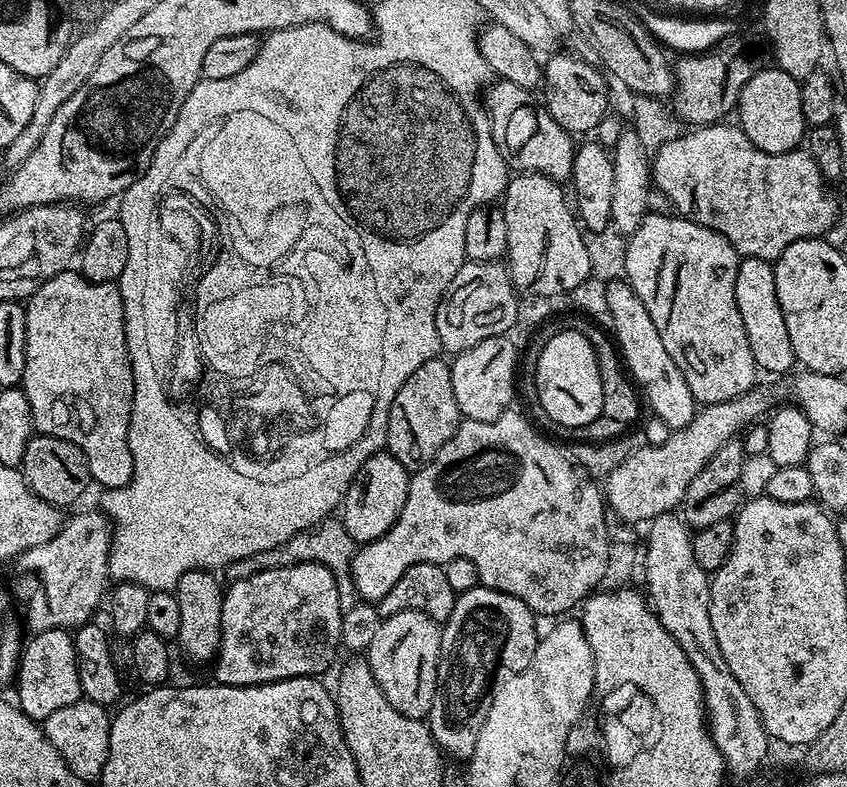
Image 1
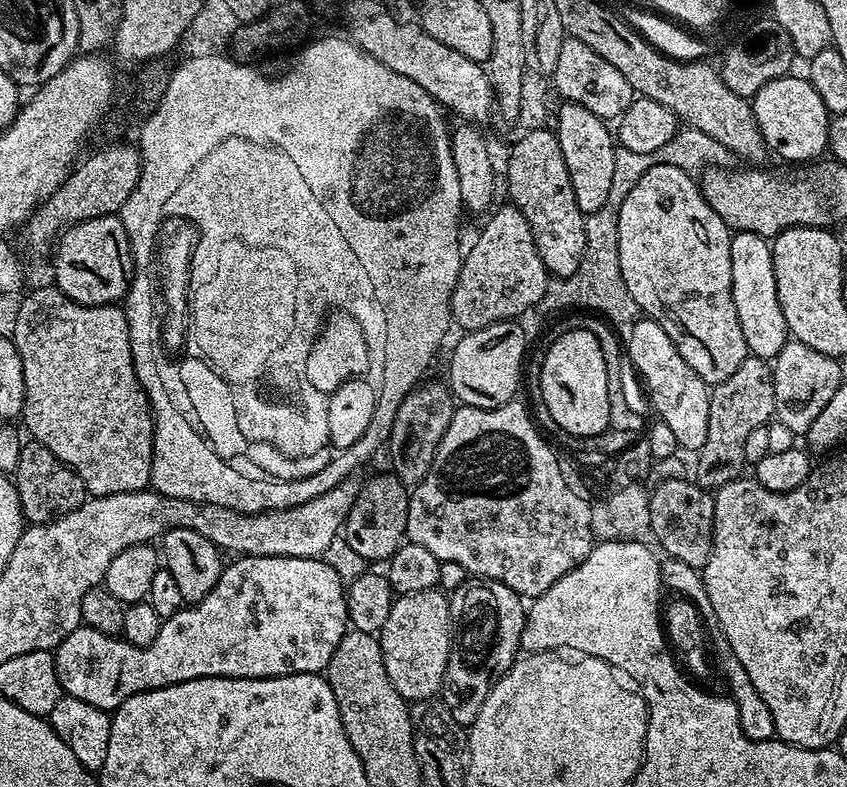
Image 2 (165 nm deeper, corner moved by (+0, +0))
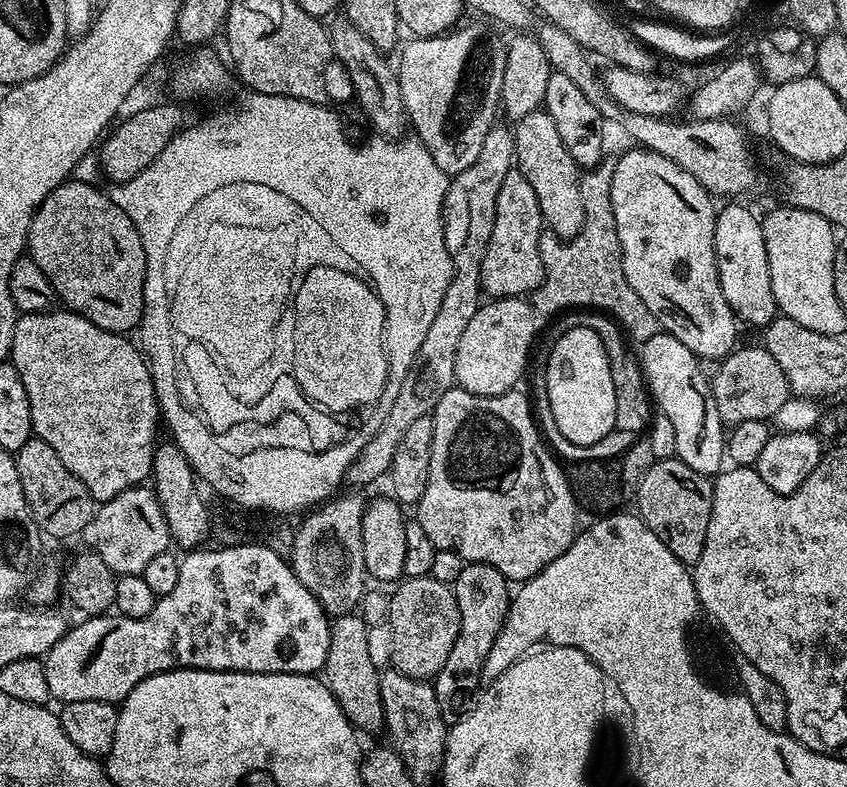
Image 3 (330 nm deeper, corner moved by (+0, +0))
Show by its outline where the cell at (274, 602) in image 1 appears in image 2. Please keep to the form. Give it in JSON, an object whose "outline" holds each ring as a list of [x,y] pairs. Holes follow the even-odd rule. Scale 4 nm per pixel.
{"outline":[[[241,556],[233,561],[221,571],[214,590],[205,600],[180,608],[178,614],[161,623],[158,638],[150,646],[139,648],[120,636],[107,636],[87,626],[75,628],[54,649],[61,693],[82,698],[90,706],[115,710],[134,694],[207,676],[267,678],[323,673],[330,658],[334,658],[334,650],[338,650],[338,642],[350,628],[346,585],[333,566],[315,556]]]}

